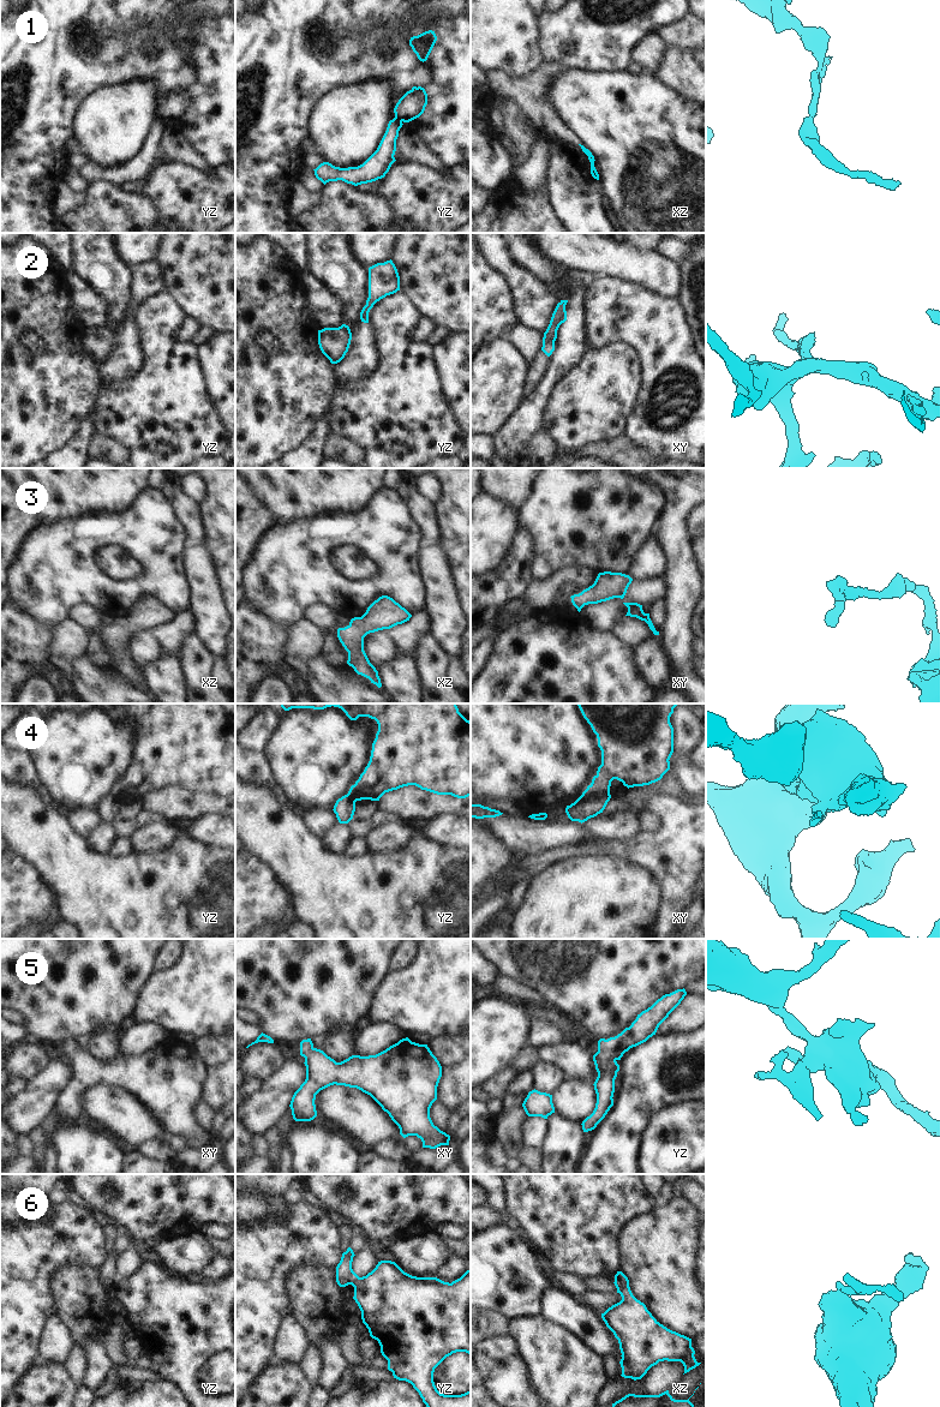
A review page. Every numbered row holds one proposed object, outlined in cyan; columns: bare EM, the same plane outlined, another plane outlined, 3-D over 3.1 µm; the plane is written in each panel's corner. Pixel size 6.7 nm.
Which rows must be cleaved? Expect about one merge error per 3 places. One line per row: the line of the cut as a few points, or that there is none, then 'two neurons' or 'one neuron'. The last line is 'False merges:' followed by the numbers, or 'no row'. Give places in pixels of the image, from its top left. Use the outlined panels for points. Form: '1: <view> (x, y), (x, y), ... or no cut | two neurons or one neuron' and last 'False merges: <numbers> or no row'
1: yz (395, 117), (401, 121) | two neurons
2: no cut | one neuron
3: no cut | one neuron
4: xy (609, 794), (581, 795) | two neurons
5: no cut | one neuron
6: no cut | one neuron
False merges: 1, 4

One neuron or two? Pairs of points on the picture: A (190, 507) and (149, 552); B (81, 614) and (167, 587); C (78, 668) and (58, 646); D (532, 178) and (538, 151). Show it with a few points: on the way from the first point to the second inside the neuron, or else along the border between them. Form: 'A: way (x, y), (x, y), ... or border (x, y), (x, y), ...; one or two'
A: border (166, 494), (186, 527), (189, 534), (186, 546); two
B: border (71, 610), (81, 603), (90, 603), (102, 614); two
C: border (85, 653), (75, 658), (53, 658); two
D: way (532, 172), (538, 162), (538, 157); one

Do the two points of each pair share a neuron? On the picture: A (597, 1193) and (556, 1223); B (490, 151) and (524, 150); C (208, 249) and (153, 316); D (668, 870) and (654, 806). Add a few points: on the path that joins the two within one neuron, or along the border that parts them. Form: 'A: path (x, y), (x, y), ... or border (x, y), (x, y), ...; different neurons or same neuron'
A: path (587, 1193), (566, 1214); same neuron
B: border (507, 150), (513, 166); different neurons
C: border (165, 288), (187, 316); different neurons
D: path (668, 854), (668, 821); same neuron

